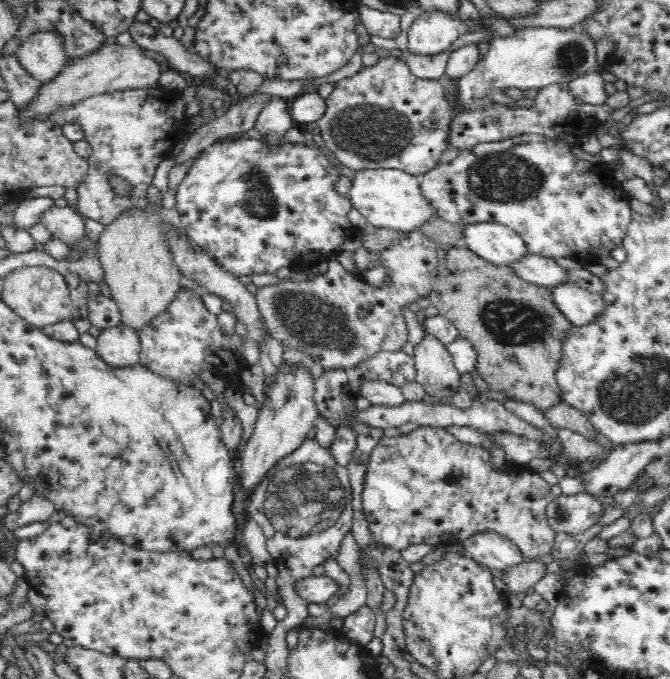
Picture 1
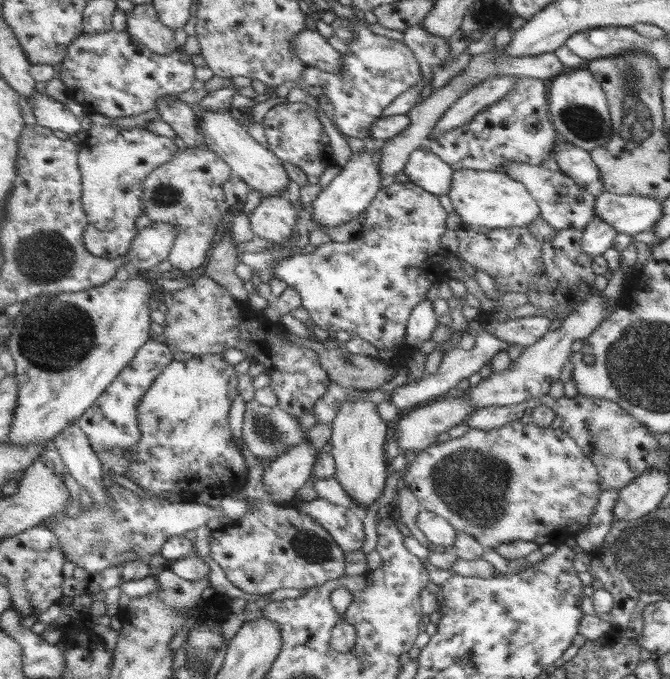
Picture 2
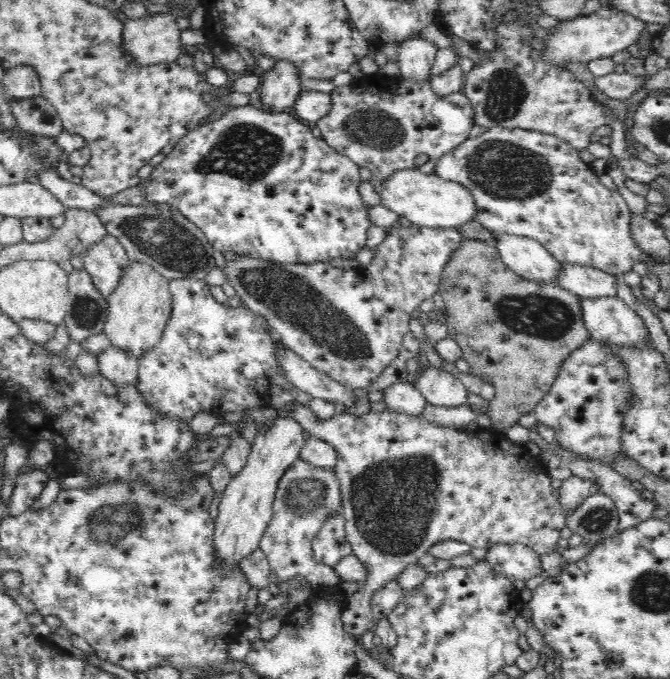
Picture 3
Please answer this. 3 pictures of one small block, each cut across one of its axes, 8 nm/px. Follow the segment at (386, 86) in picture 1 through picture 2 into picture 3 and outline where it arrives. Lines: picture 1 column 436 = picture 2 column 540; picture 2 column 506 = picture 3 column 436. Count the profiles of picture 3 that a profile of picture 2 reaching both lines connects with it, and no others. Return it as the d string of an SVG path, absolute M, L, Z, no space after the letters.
M374 74L366 76L360 82L350 86L338 86L332 90L332 110L328 116L316 122L322 132L322 140L332 146L336 152L348 156L360 168L370 168L372 176L378 176L382 182L400 170L418 170L424 174L434 174L440 158L462 146L474 128L474 108L464 92L436 96L428 82L412 82L402 74L384 76Z

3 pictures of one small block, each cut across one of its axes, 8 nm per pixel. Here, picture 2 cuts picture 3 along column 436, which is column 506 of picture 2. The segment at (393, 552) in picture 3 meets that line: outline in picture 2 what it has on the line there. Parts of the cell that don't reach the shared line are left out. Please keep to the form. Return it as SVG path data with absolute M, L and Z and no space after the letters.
M519 420L493 430L467 430L465 436L449 442L435 442L421 450L403 476L409 492L419 500L421 510L445 518L455 530L473 536L485 550L511 542L565 544L567 538L589 526L601 488L591 458L561 428L551 430L537 424L521 424Z

